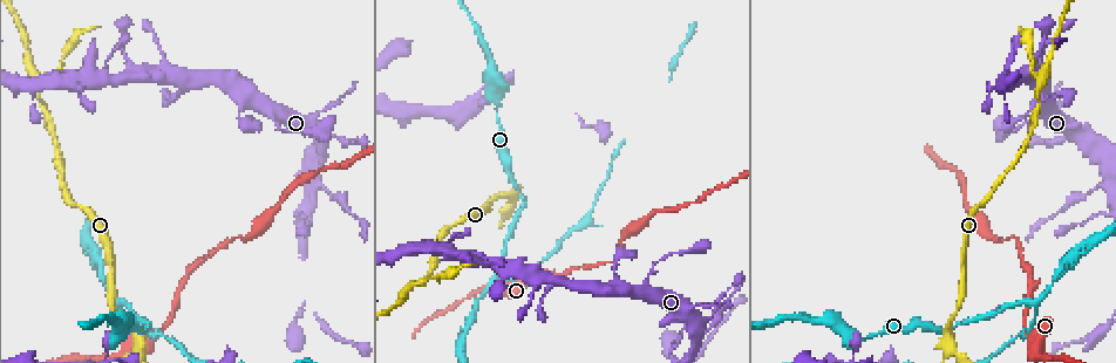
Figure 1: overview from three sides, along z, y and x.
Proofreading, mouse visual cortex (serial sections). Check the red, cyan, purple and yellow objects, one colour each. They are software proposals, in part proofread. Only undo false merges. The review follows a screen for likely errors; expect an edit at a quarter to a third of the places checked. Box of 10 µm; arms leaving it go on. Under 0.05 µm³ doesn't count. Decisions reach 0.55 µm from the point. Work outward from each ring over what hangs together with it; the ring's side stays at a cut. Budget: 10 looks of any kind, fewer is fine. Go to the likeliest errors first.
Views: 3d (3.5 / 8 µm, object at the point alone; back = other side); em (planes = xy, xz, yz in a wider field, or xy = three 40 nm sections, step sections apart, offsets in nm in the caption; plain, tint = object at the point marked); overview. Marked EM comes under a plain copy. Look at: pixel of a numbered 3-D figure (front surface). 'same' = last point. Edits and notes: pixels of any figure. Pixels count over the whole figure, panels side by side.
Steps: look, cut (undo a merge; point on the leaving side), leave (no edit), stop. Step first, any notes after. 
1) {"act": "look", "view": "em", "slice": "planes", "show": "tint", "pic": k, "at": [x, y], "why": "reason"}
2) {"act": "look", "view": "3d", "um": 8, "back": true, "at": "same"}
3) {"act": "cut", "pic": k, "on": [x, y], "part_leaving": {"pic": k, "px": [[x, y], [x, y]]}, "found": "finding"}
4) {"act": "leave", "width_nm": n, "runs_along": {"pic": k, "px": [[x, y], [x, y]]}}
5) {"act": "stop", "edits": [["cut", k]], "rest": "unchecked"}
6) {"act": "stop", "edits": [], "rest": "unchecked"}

{"act": "look", "view": "em", "slice": "xy", "step": 3, "show": "tint", "pic": 1, "at": [413, 284], "why": "side arm on a straight run"}

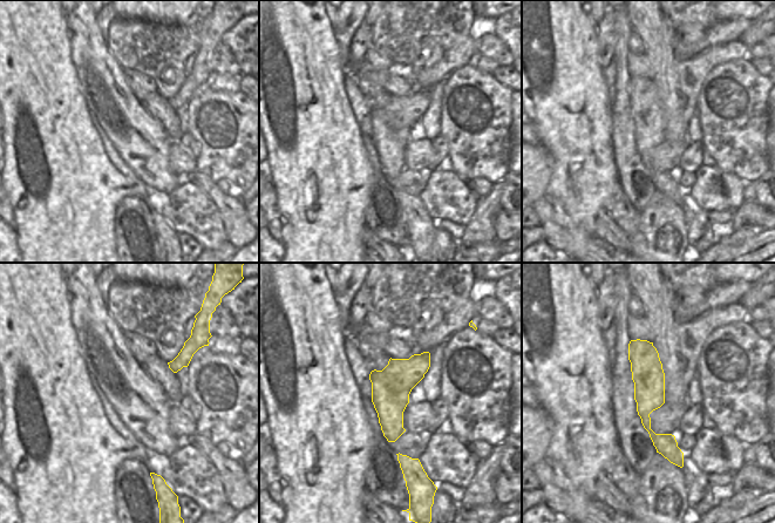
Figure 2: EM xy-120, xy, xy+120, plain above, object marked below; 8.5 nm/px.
{"act": "look", "view": "3d", "um": 3.5, "at": "same", "why": "wider look"}

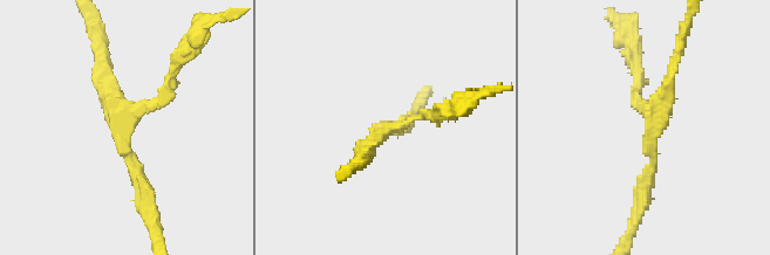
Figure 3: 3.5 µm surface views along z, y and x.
{"act": "leave", "runs_along": {"pic": 3, "px": [[142, 199], [99, 59]]}, "found": "continuous, no second cell"}

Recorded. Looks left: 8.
{"act": "look", "view": "3d", "um": 3.5, "pic": 1, "at": [956, 323], "why": "narrows sharply"}

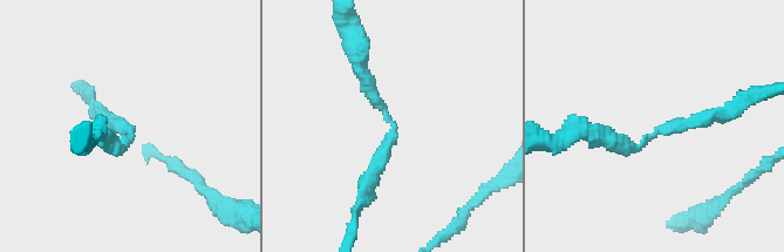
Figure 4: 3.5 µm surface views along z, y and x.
{"act": "look", "view": "em", "slice": "planes", "show": "tint", "pic": 4, "at": [133, 133], "arm_widths_nm": [200, 200], "why": "need the tissue"}

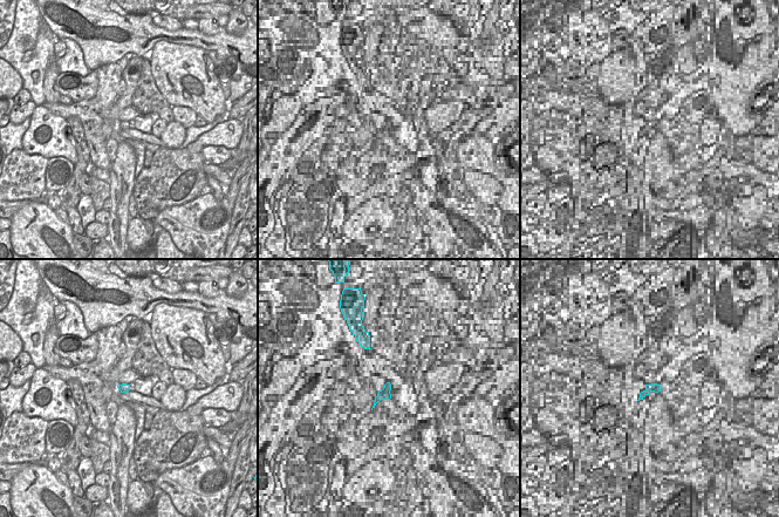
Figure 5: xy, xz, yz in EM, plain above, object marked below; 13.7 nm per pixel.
{"act": "leave", "width_nm": 120, "runs_along": {"pic": 4, "px": [[601, 138], [638, 149], [670, 124], [722, 114]]}, "found": "one cell here"}

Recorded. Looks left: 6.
{"act": "look", "view": "3d", "um": 3.5, "pic": 1, "at": [119, 304], "why": "sharp bend"}

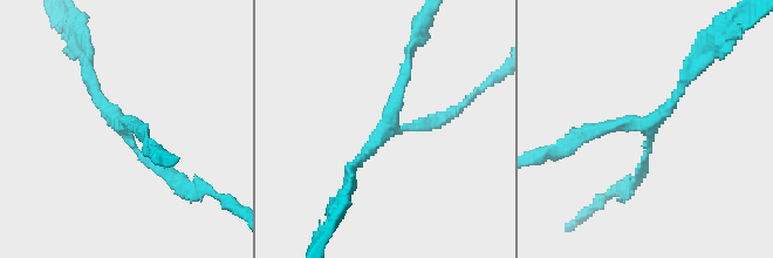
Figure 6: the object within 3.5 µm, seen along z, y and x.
{"act": "look", "view": "em", "slice": "xy", "step": 2, "show": "tint", "pic": 6, "at": [130, 123]}

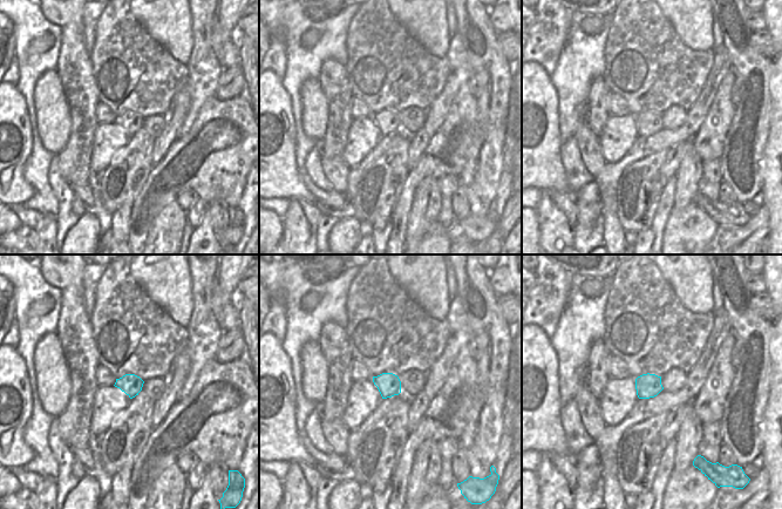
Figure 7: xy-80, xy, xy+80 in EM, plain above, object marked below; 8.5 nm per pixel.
{"act": "look", "view": "em", "slice": "planes", "show": "tint", "at": "same"}

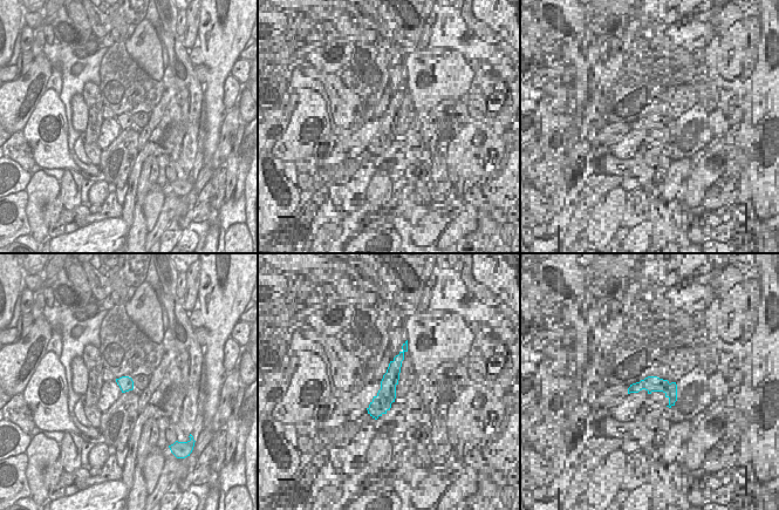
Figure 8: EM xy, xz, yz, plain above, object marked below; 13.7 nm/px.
{"act": "leave", "arms": 3, "runs_along": {"pic": 6, "px": [[579, 141], [644, 126], [638, 180]]}, "found": "continuous, no second cell"}

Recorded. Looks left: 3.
{"act": "look", "view": "3d", "um": 3.5, "pic": 1, "at": [327, 193], "why": "thick turns thin"}

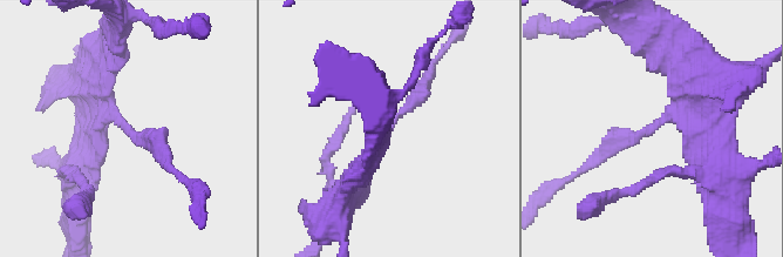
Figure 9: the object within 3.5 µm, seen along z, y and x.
{"act": "look", "view": "em", "slice": "xy", "step": 1, "show": "tint", "pic": 9, "at": [133, 130]}

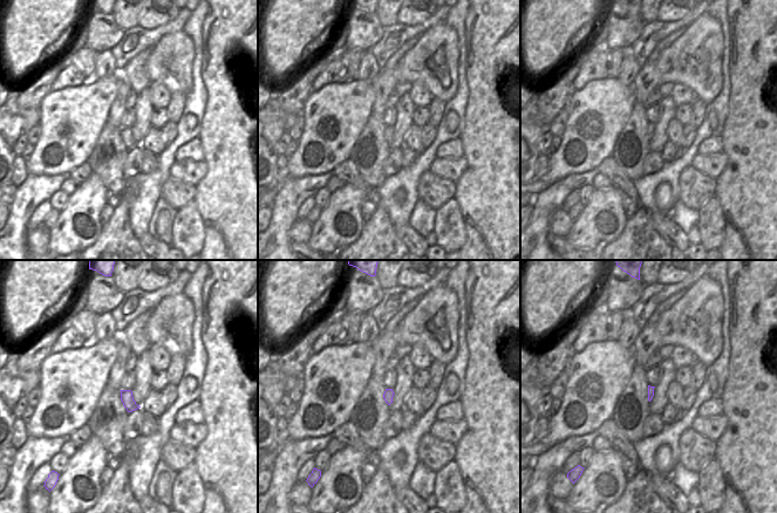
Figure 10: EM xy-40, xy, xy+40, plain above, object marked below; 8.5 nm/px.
{"act": "look", "view": "em", "slice": "planes", "show": "tint", "at": "same", "why": "cut it another way"}

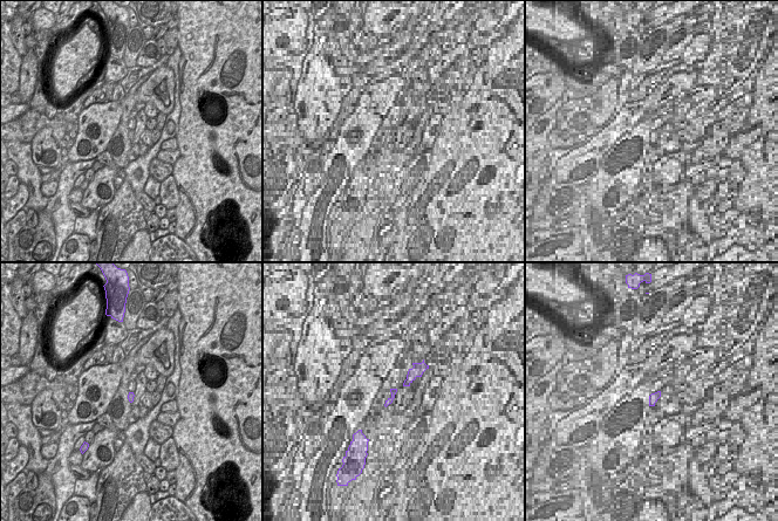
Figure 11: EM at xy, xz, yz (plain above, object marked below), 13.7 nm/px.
{"act": "cut", "pic": 9, "on": [135, 136], "part_leaving": {"pic": 9, "px": [[117, 119], [135, 136], [157, 136], [171, 169]]}, "found": "two cells meet here"}

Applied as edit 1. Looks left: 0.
{"act": "stop", "edits": [["cut", 9]], "rest": "unchecked"}

